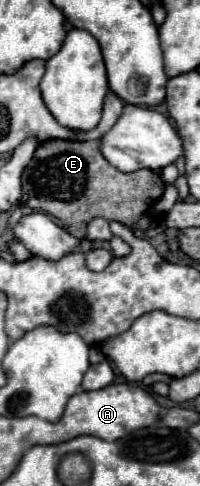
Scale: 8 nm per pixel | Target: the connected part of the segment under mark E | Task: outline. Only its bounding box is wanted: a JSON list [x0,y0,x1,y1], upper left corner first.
[21,139,165,239]

